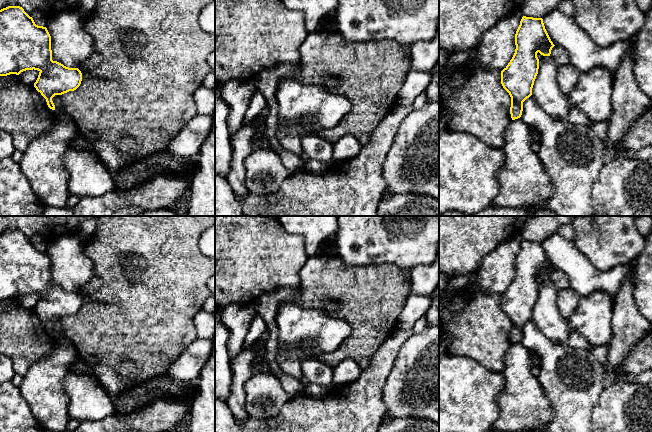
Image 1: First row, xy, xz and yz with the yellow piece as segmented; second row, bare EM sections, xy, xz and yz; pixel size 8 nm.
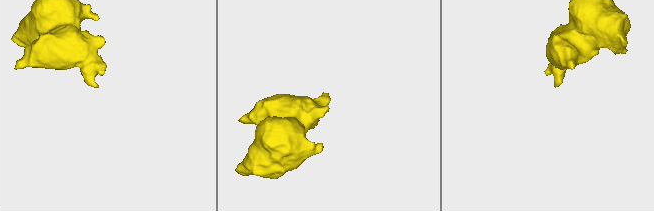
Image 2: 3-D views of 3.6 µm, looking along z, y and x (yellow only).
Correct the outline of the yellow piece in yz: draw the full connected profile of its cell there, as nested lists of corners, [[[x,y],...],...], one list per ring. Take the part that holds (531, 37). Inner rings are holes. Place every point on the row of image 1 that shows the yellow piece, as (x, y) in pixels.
[[[523,16],[515,34],[515,53],[501,71],[501,84],[511,97],[512,120],[522,115],[523,102],[532,95],[538,74],[537,53],[550,56],[555,46],[551,41],[542,18]]]

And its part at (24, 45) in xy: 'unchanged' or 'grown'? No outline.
unchanged

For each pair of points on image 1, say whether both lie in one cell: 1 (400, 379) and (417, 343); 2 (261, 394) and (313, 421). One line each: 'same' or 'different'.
1: same
2: different

